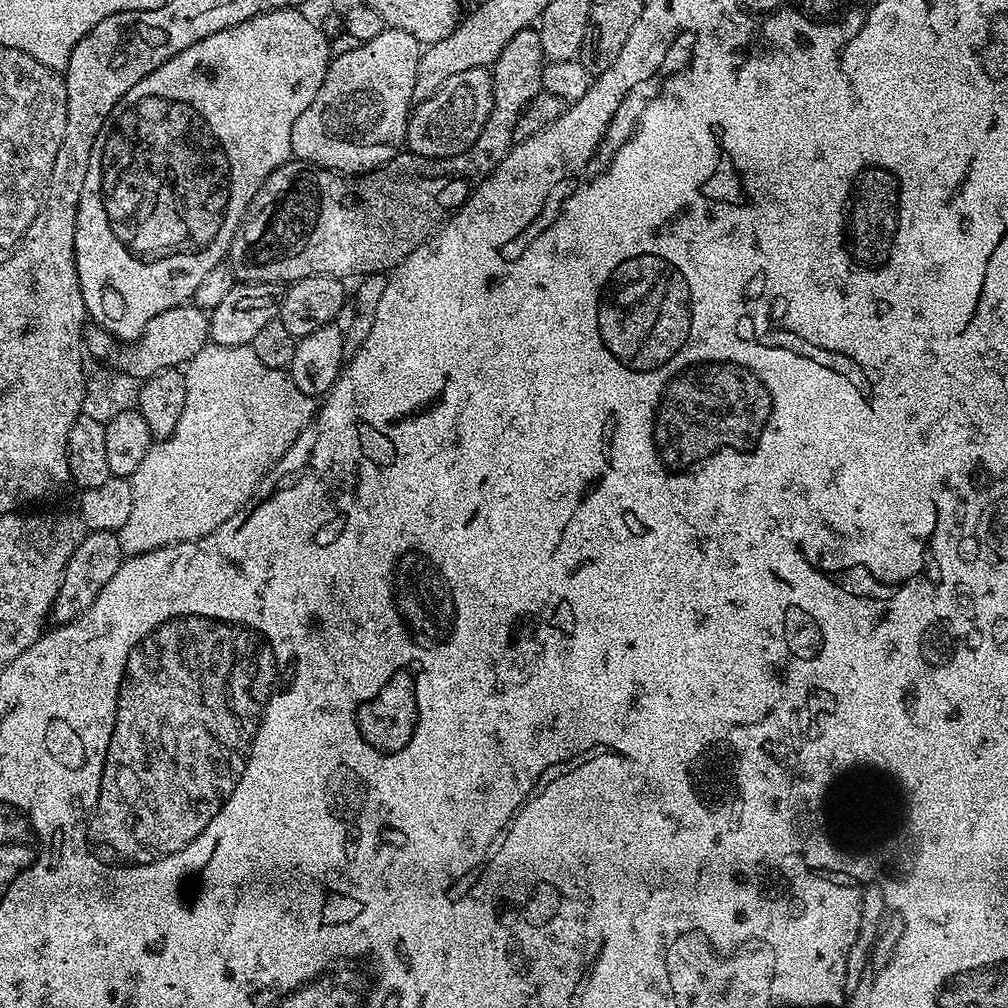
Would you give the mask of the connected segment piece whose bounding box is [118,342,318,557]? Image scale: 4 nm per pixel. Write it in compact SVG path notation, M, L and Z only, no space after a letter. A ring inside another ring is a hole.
M208 343L183 369L186 406L182 419L168 440L157 440L132 475L134 506L126 526L119 530L125 557L146 554L162 546L197 540L222 526L253 496L264 475L294 446L298 434L312 421L318 407L315 396L302 394L287 371L262 366L251 344L218 346Z

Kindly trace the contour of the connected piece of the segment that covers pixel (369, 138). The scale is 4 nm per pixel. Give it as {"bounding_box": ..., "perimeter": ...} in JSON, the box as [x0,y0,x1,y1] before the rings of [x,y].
{"bounding_box":[290,27,422,174],"perimeter":[[[385,27],[378,38],[370,38],[352,47],[356,48],[348,48],[341,56],[331,57],[326,78],[322,78],[322,86],[318,86],[318,94],[314,94],[314,102],[298,114],[298,122],[294,122],[290,134],[292,156],[297,161],[337,174],[372,172],[400,155],[406,144],[408,121],[414,111],[412,95],[422,51],[414,34],[390,27]]]}

